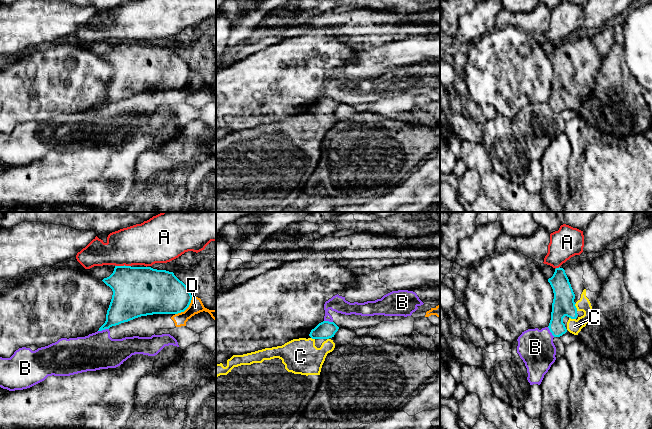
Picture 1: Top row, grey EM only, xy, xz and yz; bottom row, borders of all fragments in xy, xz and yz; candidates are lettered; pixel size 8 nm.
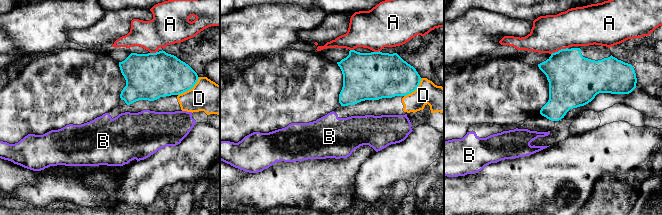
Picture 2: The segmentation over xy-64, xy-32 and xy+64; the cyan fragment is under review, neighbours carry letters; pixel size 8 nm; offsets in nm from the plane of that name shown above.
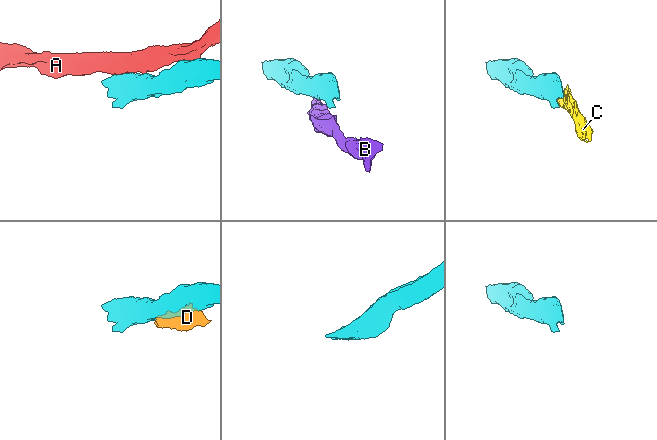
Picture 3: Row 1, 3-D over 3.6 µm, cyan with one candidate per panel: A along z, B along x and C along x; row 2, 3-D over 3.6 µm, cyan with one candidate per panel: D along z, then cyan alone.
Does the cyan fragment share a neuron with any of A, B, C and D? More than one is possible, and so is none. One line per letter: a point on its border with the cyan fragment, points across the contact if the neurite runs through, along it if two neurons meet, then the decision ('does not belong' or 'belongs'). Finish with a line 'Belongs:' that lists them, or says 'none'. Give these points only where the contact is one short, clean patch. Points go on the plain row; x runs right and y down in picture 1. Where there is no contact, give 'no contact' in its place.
A: xy (122, 42) | does not belong
B: xy (103, 105) | does not belong
C: yz (575, 83) | across yz (563, 80), (567, 83), (575, 83), (585, 92), (574, 102) | belongs
D: xy (186, 84) | along xy (192, 73), (189, 81), (183, 87), (175, 90) | does not belong
Belongs: C

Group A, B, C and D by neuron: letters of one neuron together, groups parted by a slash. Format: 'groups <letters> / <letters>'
groups A / B D / C

